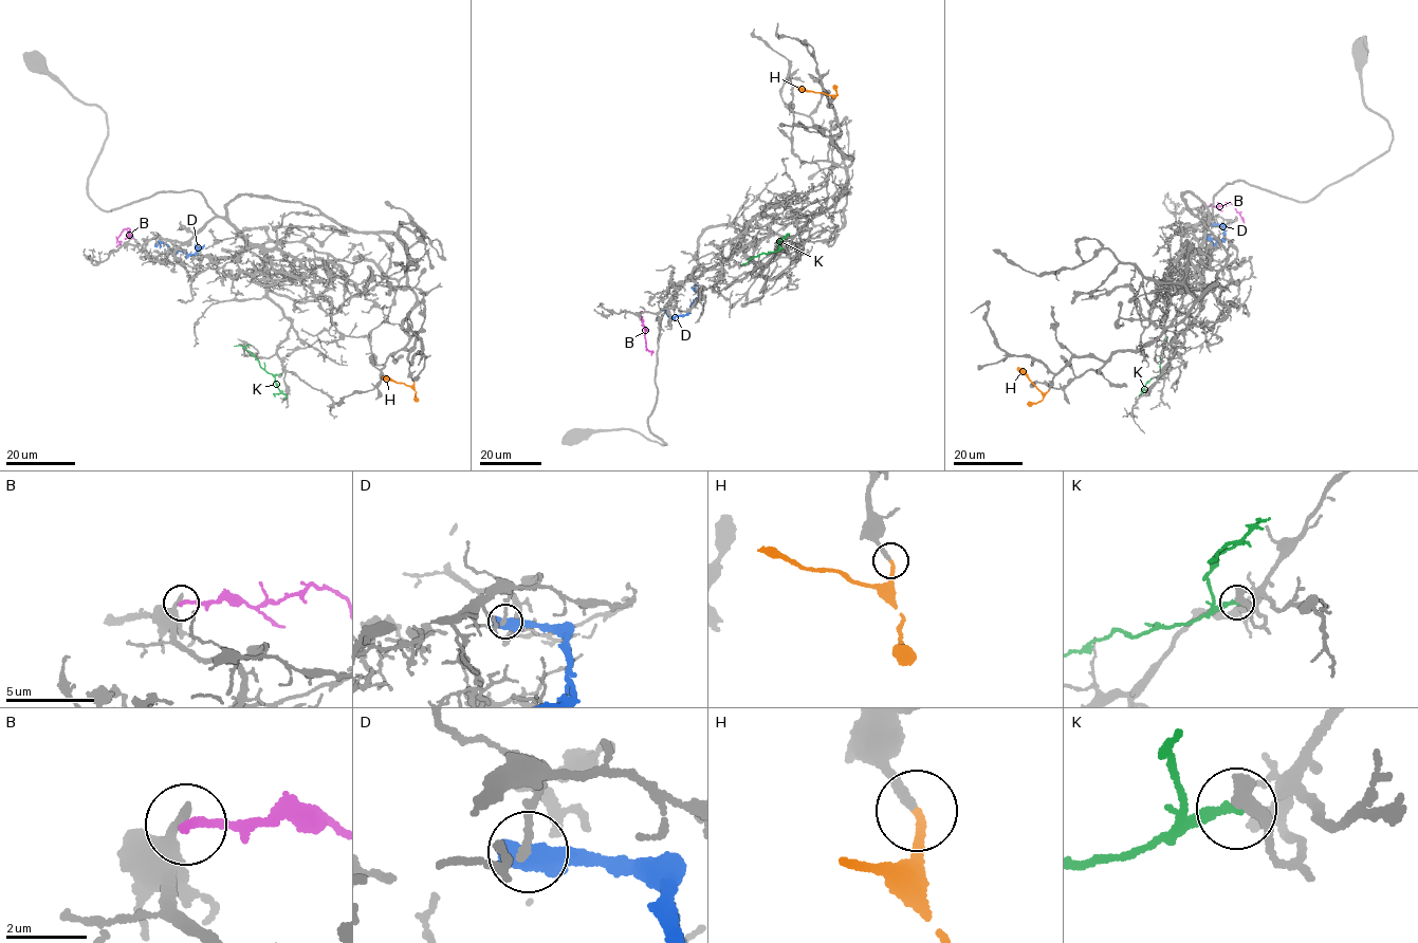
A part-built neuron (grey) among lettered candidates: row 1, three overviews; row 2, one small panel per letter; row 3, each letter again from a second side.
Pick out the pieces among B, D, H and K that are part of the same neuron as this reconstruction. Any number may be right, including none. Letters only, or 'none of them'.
H

